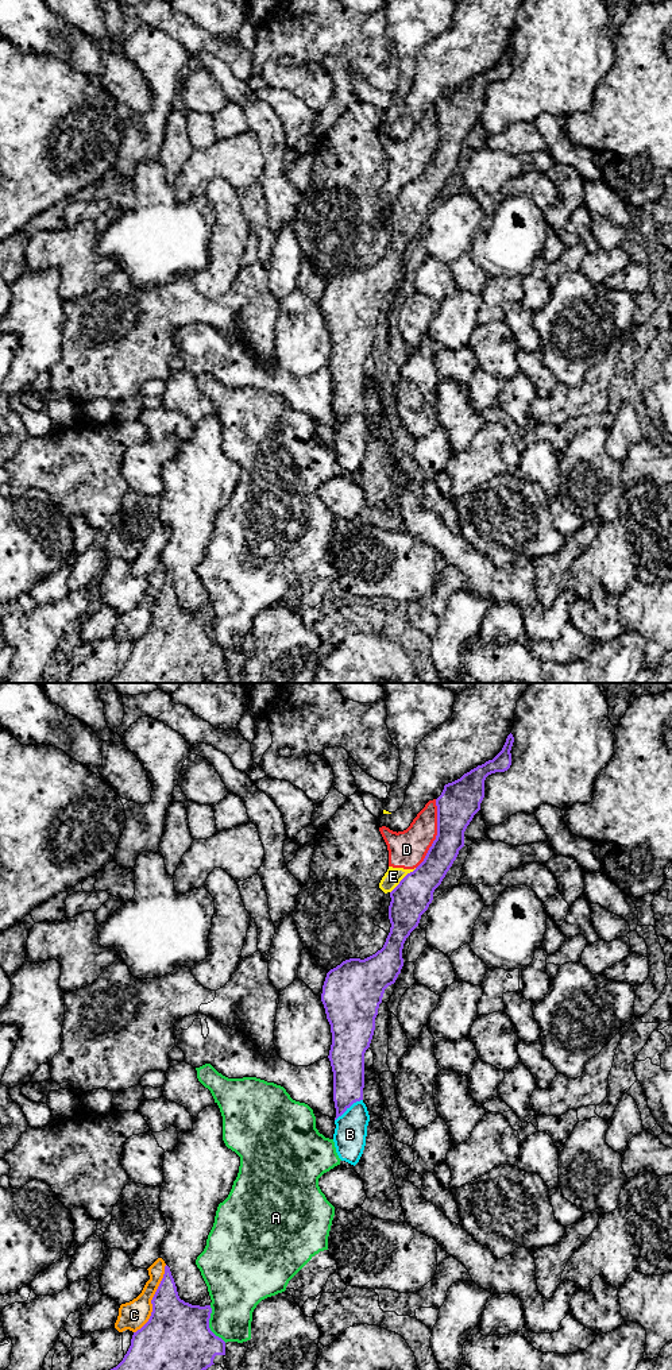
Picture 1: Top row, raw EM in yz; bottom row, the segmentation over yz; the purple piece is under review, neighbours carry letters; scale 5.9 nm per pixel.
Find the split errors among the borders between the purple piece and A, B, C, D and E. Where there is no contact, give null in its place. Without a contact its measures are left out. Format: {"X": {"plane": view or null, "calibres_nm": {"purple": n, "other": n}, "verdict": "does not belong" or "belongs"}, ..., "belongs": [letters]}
{"A": {"plane": "yz", "calibres_nm": {"purple": 400, "other": 300}, "verdict": "does not belong"}, "B": {"plane": "yz", "calibres_nm": {"purple": 190, "other": 190}, "verdict": "does not belong"}, "C": {"plane": "yz", "calibres_nm": {"purple": 380, "other": 170}, "verdict": "does not belong"}, "D": {"plane": "yz", "calibres_nm": {"purple": 240, "other": 220}, "verdict": "does not belong"}, "E": {"plane": "yz", "calibres_nm": {"purple": 220, "other": 100}, "verdict": "does not belong"}, "belongs": []}

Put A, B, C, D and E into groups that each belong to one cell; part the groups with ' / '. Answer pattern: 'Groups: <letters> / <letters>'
Groups: A / B / C / D E

